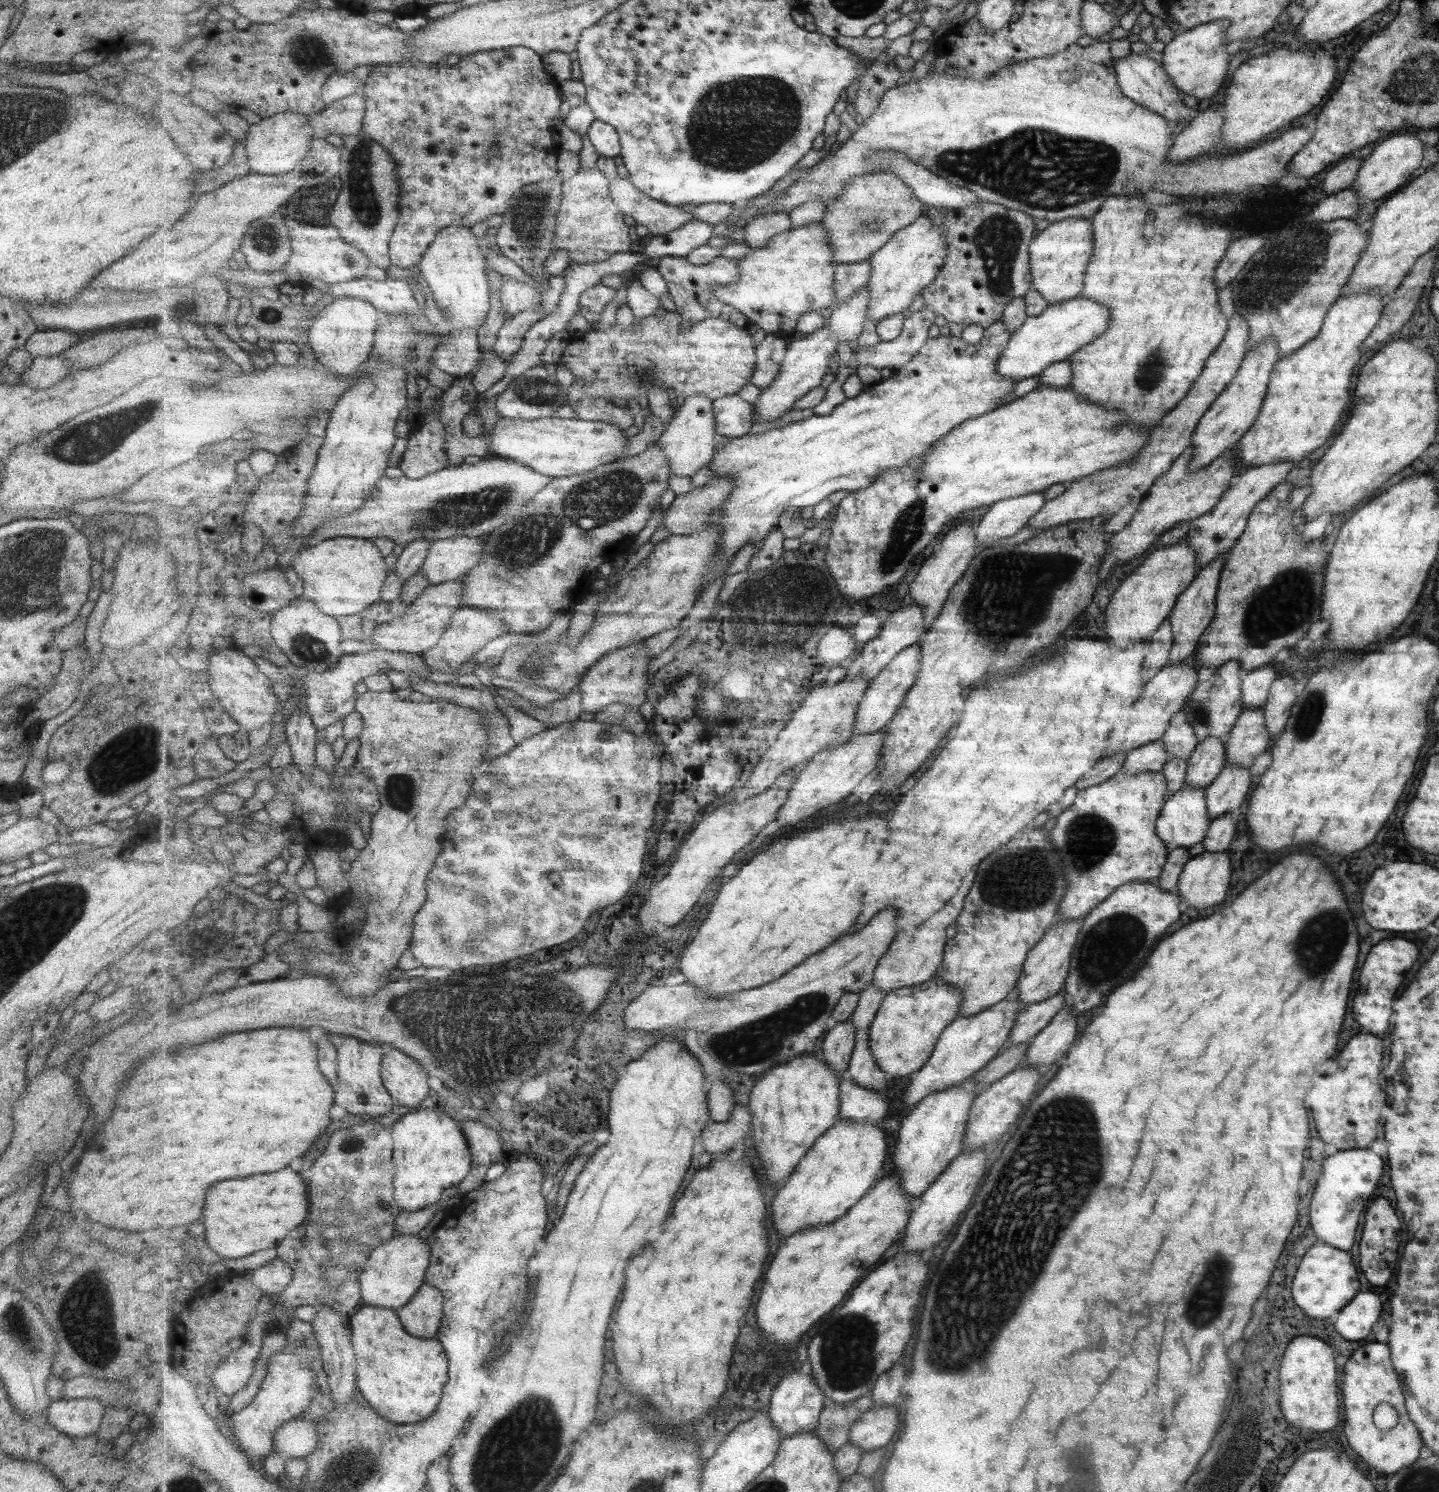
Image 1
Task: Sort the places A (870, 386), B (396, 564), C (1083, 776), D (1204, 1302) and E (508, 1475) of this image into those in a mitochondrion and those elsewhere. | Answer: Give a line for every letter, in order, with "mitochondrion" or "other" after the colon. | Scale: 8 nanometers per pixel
A: other
B: other
C: other
D: mitochondrion
E: mitochondrion

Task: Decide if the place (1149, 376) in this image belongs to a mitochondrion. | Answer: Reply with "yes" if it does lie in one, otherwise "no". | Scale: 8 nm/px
yes

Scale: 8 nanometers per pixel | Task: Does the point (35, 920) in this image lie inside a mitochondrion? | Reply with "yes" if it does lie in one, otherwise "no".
yes

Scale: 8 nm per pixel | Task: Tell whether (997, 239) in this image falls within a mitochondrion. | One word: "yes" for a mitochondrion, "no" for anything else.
yes

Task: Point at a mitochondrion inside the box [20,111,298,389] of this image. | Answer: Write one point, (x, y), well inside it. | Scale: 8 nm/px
(268, 239)

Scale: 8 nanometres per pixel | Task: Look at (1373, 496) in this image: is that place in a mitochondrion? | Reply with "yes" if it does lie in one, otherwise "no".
no

